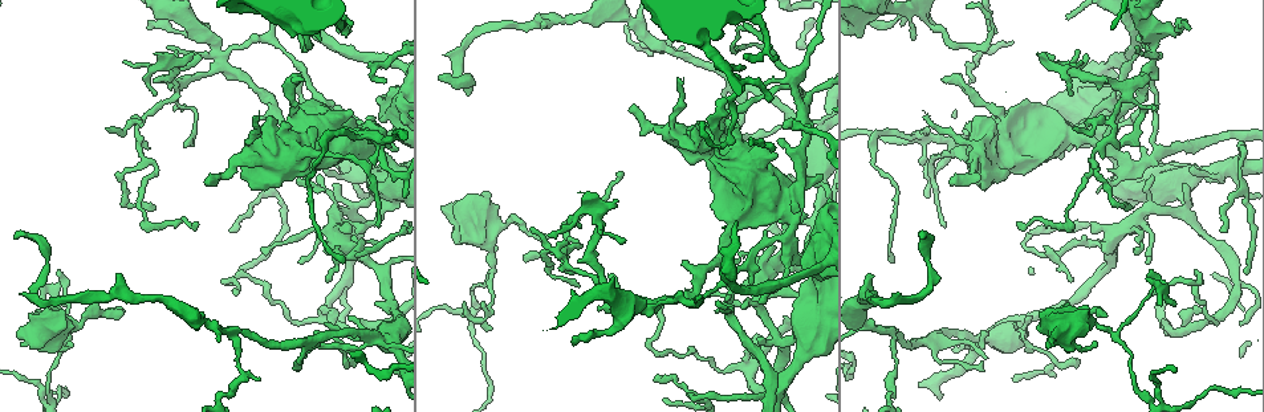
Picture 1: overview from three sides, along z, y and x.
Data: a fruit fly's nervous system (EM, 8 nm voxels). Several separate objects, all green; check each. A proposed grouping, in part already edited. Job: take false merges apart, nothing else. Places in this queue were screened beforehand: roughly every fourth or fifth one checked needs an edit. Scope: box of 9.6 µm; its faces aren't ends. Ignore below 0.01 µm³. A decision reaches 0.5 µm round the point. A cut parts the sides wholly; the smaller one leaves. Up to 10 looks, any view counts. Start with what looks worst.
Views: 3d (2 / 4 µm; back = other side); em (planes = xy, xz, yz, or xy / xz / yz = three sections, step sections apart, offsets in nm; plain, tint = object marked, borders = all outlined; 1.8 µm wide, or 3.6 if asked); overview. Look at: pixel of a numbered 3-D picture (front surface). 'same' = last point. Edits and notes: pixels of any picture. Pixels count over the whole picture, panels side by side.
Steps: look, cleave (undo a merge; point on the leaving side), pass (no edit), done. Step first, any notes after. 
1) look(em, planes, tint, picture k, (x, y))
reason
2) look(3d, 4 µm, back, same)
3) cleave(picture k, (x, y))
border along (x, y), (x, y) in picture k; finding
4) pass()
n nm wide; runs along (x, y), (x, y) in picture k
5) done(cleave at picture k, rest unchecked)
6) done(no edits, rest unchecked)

look(em, 3.6 µm, xy, step 16, tint, picture 1, (1015, 137))
thick turns thin

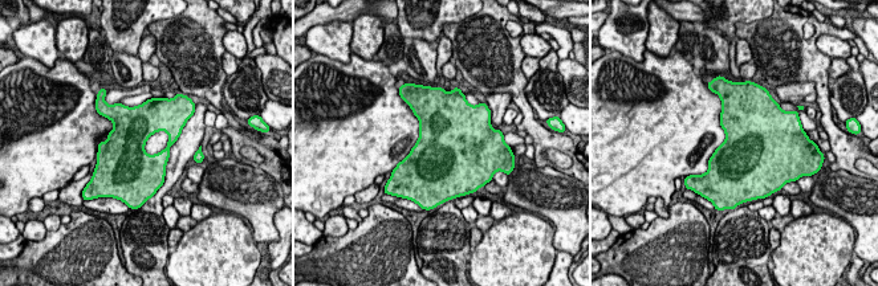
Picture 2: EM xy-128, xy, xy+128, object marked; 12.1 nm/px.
look(em, 3.6 µm, planes, borders, same)

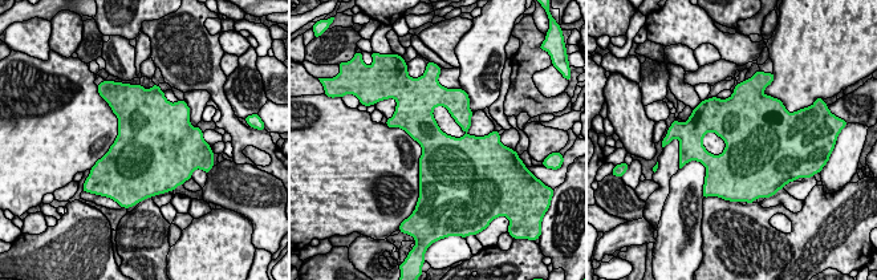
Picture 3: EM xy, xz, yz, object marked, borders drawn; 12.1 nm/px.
pass()
continuous, no second neuron

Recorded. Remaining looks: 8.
look(em, xy, step 8, tint, picture 1, (665, 48))
narrows sharply

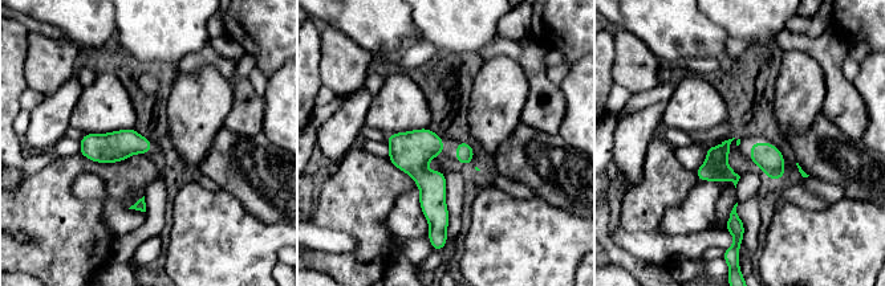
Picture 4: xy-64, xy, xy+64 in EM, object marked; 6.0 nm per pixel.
pass()
all the same neuron

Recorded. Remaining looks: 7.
look(3d, 4 µm, back, picture 1, (777, 342))
thick turns thin

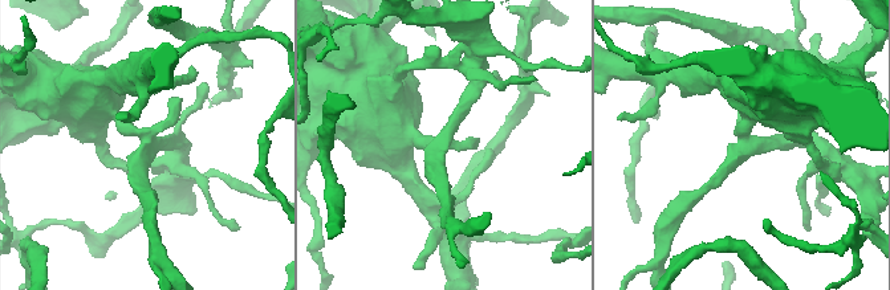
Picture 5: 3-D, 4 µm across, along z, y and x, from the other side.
look(em, planes, tint, picture 5, (741, 138))

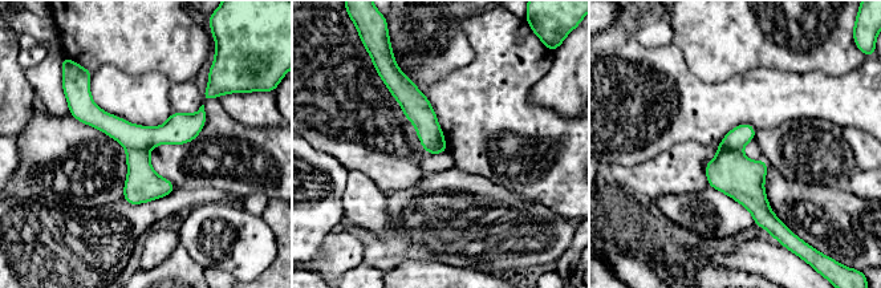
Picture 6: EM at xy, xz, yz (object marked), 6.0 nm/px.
cleave(picture 6, (174, 132))
150 nm wide; the part that leaves runs along (76, 108), (128, 134), (202, 120) in picture 6; a second neuron is stuck on

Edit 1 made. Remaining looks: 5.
look(3d, 2 µm, picture 1, (983, 45))
abrupt turn

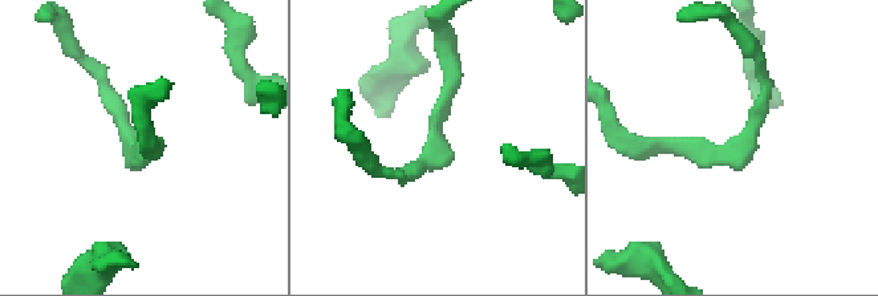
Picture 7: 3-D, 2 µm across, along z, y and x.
look(em, yz, step 8, borders, picture 7, (438, 151))
now the EM

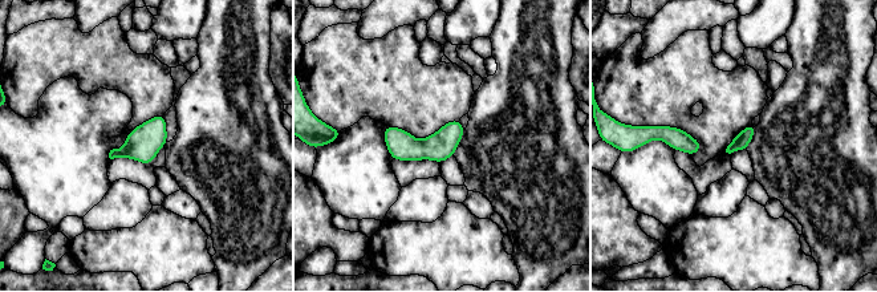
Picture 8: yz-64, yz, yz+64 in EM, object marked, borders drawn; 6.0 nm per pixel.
look(em, planes, borders, same)

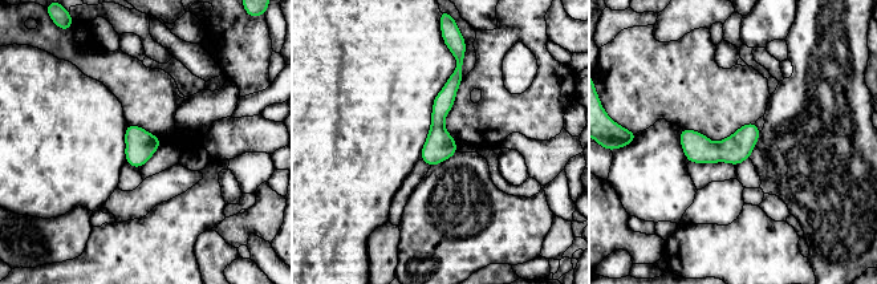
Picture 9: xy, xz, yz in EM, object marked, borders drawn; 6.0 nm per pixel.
pass()
runs along (459, 69), (439, 110), (430, 161) in picture 9; continuous, no second neuron

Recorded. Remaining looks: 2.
done(cleave at picture 6, rest unchecked)

